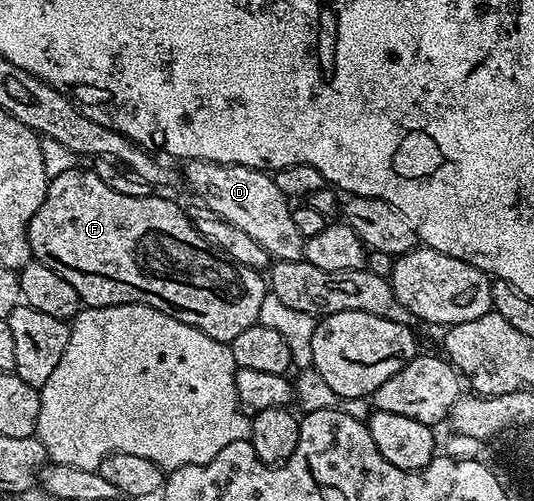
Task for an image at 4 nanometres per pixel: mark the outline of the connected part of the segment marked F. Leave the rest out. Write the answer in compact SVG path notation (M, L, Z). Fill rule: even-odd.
M81 167L73 168L47 183L42 207L36 210L26 233L28 242L37 253L37 263L48 266L48 270L55 270L54 264L58 264L58 255L62 254L62 264L66 264L62 278L72 283L72 290L76 290L85 307L147 304L186 325L195 325L202 333L222 343L234 341L242 330L248 330L248 326L258 323L260 306L268 293L267 281L259 269L244 266L220 251L208 256L202 250L202 243L206 240L194 229L185 207L182 209L180 205L157 194L120 194L109 188L101 175L98 177L94 172L82 171ZM38 224L42 224L46 232L55 228L58 231L54 236L55 241L50 240L45 244L38 240Z

